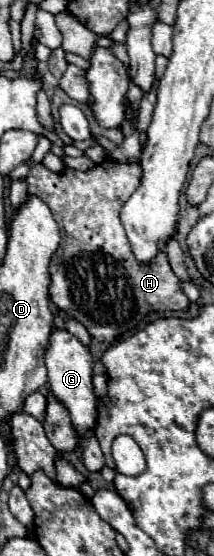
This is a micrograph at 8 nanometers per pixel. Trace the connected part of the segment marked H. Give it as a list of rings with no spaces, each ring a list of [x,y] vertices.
[[[136,159],[130,163],[102,161],[88,171],[64,167],[60,173],[50,171],[48,167],[44,167],[44,163],[34,163],[30,167],[30,173],[26,175],[28,195],[42,197],[42,201],[46,201],[62,235],[62,243],[50,261],[50,299],[70,319],[82,323],[88,333],[100,343],[114,343],[120,335],[134,331],[150,313],[188,311],[190,307],[190,301],[182,291],[182,281],[170,269],[164,245],[160,245],[158,255],[150,263],[140,263],[130,249],[130,241],[120,221],[120,209],[138,189],[140,179],[142,169]]]

